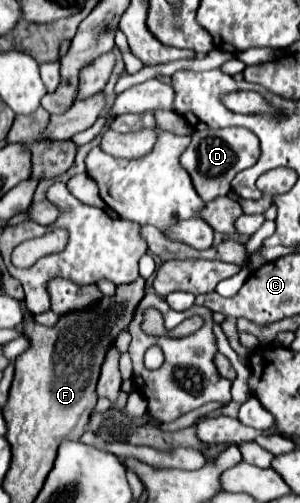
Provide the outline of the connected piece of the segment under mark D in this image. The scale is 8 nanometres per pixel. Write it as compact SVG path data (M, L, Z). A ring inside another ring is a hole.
M195 130L189 148L181 154L181 164L187 168L193 186L203 202L225 196L231 190L231 180L237 172L253 166L259 158L259 146L253 142L239 142L239 134L207 134L207 130Z

